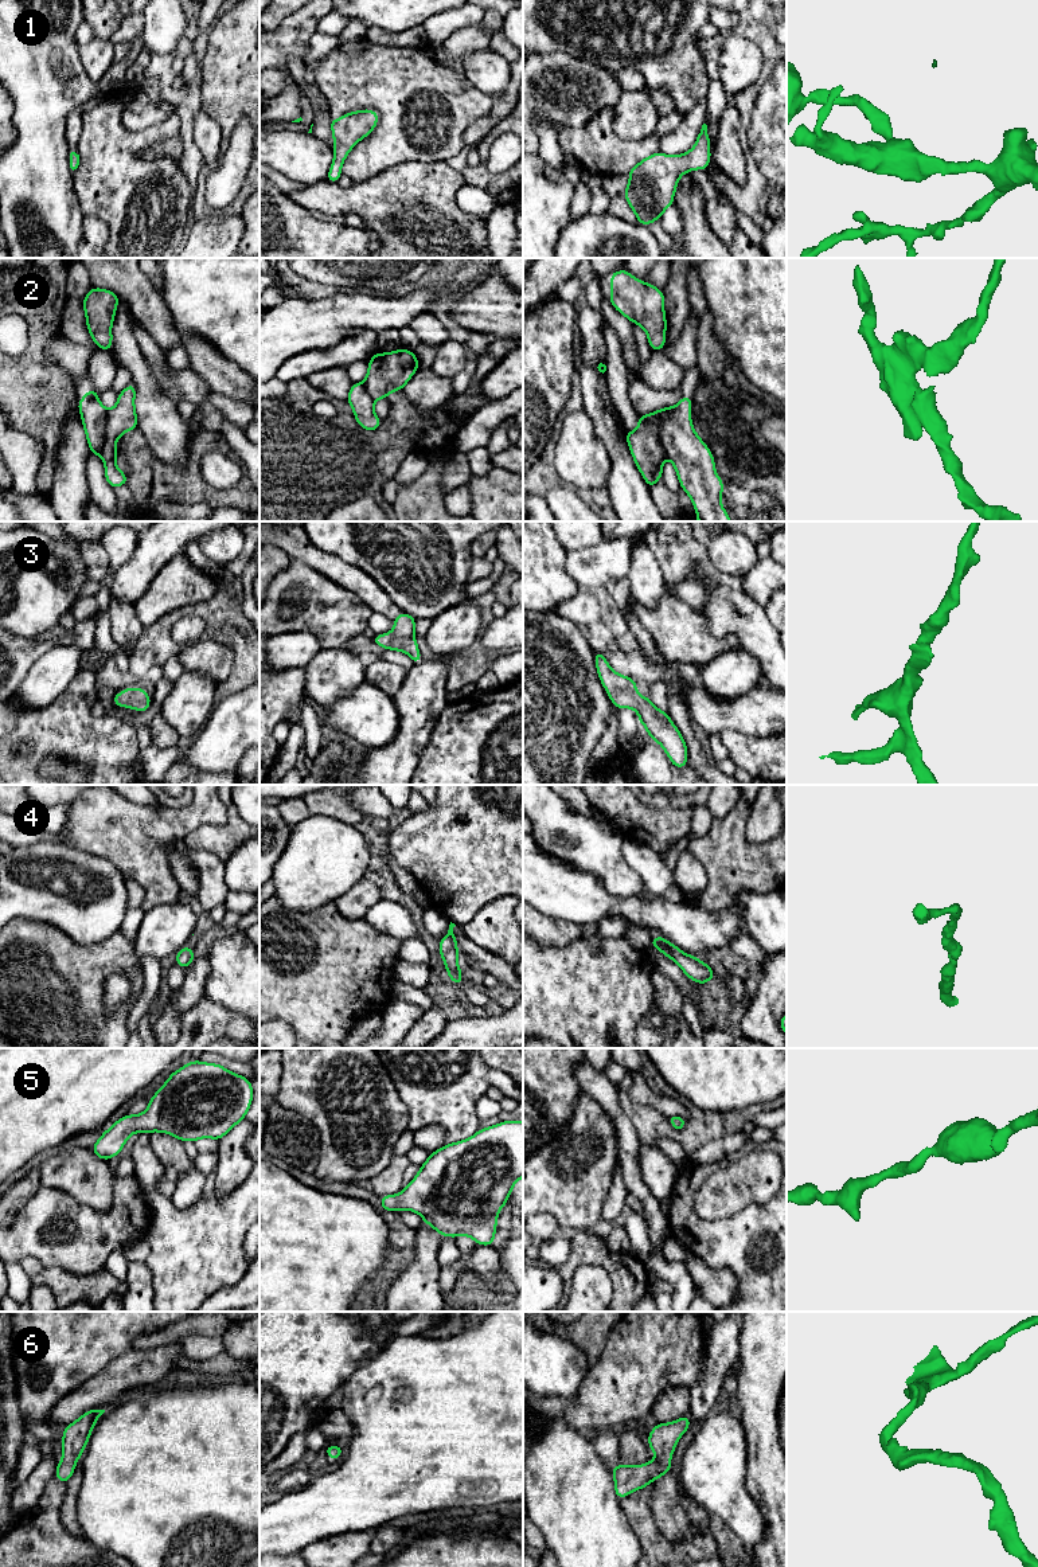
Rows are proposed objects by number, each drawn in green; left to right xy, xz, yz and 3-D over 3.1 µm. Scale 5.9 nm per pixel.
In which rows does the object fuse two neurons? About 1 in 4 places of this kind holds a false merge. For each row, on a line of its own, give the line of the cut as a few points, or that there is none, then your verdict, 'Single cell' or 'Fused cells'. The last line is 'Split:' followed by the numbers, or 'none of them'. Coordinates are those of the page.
1: No split. Single cell
2: No split. Single cell
3: No split. Single cell
4: No split. Single cell
5: No split. Single cell
6: No split. Single cell
Split: none of them

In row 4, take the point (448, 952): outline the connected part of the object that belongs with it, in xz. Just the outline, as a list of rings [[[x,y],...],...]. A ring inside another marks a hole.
[[[450,922],[446,935],[438,941],[438,949],[450,981],[460,986],[464,978],[457,961],[458,946],[453,933],[454,926]]]

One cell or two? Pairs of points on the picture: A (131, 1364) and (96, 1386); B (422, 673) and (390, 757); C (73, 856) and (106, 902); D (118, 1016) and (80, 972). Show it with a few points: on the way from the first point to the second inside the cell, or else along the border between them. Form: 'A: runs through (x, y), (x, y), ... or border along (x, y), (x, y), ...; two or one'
A: runs through (123, 1372), (104, 1386); one
B: runs through (422, 694), (421, 710), (410, 737); one
C: runs through (88, 862), (108, 878), (112, 887); one
D: runs through (104, 1019), (80, 995), (80, 987); one

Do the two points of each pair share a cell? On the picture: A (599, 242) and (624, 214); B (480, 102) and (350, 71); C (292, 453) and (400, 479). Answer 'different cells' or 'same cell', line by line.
A: different cells
B: same cell
C: different cells

